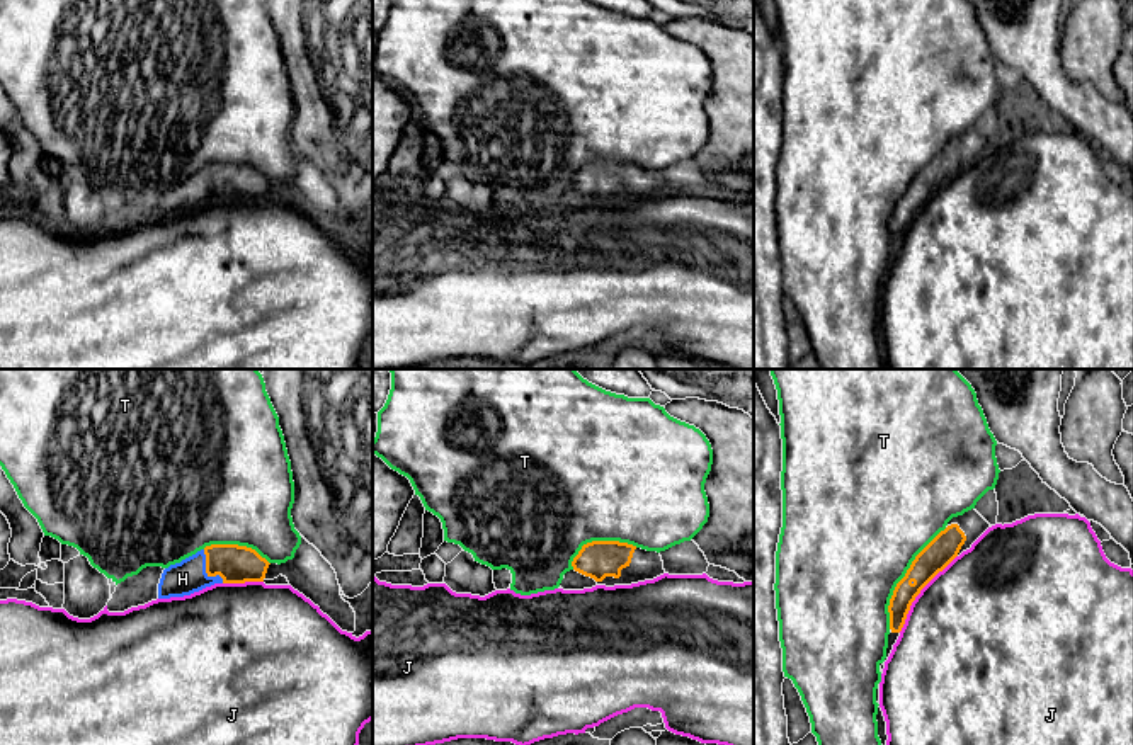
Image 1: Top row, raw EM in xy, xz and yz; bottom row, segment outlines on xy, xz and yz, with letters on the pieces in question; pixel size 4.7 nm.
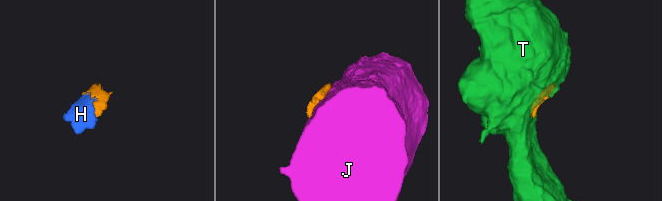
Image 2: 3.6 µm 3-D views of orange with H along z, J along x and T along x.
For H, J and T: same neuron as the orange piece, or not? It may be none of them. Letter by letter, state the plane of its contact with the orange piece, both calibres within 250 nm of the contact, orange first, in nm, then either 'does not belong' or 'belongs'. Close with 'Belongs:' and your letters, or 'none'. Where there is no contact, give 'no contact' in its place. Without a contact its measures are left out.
H: xy | 180/160 nm | belongs
J: yz | 140/500 nm | does not belong
T: yz | 140/480 nm | does not belong
Belongs: H

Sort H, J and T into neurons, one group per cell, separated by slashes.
H / J / T

